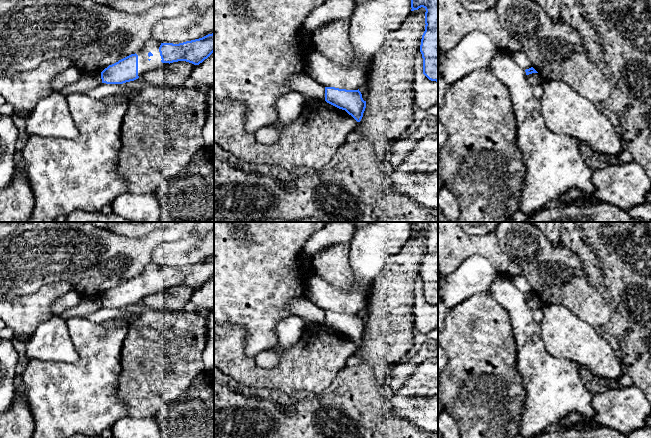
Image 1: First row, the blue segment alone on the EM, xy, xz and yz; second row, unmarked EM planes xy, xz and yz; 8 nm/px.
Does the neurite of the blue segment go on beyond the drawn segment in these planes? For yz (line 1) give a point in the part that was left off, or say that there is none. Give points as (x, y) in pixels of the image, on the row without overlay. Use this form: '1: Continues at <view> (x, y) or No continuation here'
1: No continuation here

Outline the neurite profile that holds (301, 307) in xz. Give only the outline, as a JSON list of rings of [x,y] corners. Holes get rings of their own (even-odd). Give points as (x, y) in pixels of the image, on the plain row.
[[[305,296],[293,299],[288,305],[290,316],[301,317],[306,326],[325,324],[325,311],[314,305]]]

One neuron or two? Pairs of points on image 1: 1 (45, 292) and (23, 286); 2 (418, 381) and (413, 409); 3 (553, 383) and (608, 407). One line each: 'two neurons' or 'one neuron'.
1: two neurons
2: one neuron
3: two neurons

